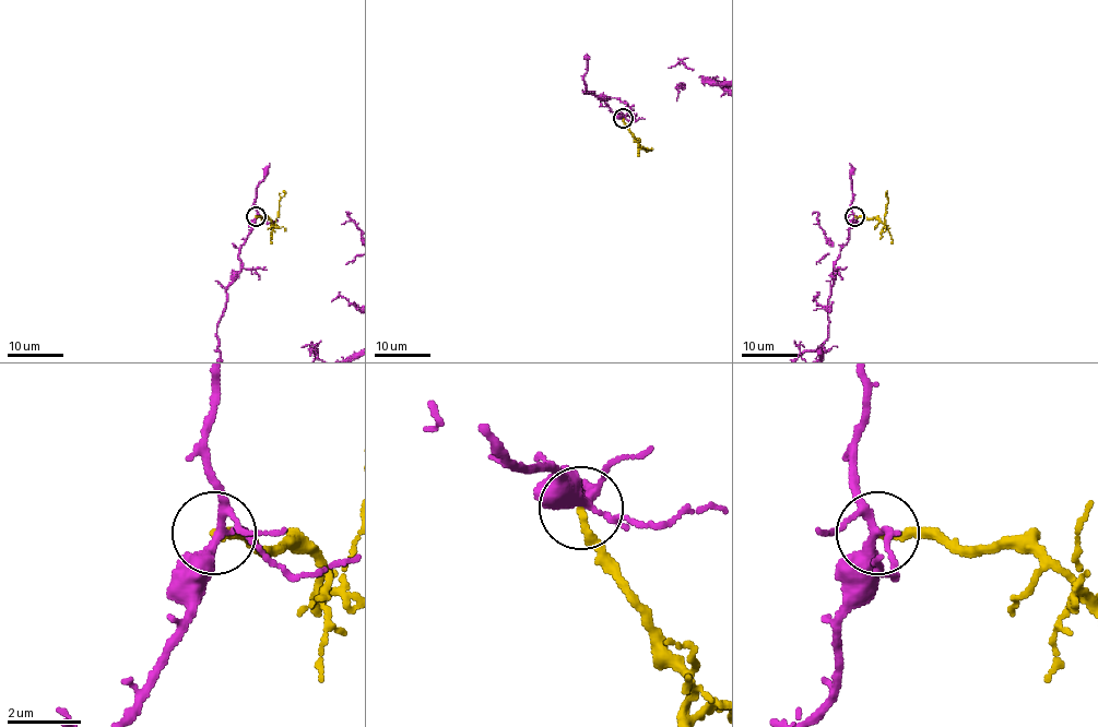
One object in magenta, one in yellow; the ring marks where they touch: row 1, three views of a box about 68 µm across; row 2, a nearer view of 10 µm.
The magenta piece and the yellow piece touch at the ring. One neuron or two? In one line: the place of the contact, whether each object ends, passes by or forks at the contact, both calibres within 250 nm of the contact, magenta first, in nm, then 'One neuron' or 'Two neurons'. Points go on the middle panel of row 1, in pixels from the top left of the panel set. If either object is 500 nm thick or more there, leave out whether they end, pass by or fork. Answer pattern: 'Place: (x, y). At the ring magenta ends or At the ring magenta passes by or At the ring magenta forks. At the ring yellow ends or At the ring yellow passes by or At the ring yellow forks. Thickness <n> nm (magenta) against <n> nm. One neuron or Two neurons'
Place: (623, 118). At the ring magenta forks. At the ring yellow ends. Thickness 240 nm (magenta) against 200 nm. Two neurons

